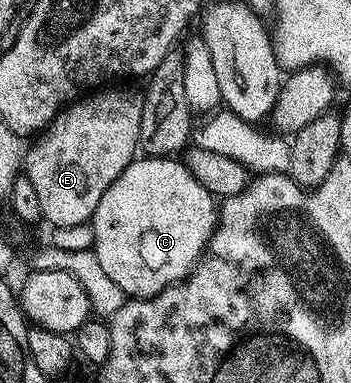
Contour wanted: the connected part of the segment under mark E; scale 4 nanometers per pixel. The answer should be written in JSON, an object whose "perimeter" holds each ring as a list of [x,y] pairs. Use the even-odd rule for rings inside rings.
{"perimeter":[[[108,89],[93,90],[62,107],[23,156],[23,174],[30,177],[38,193],[43,222],[52,227],[89,222],[102,193],[137,158],[144,100],[132,91],[104,90]]]}

